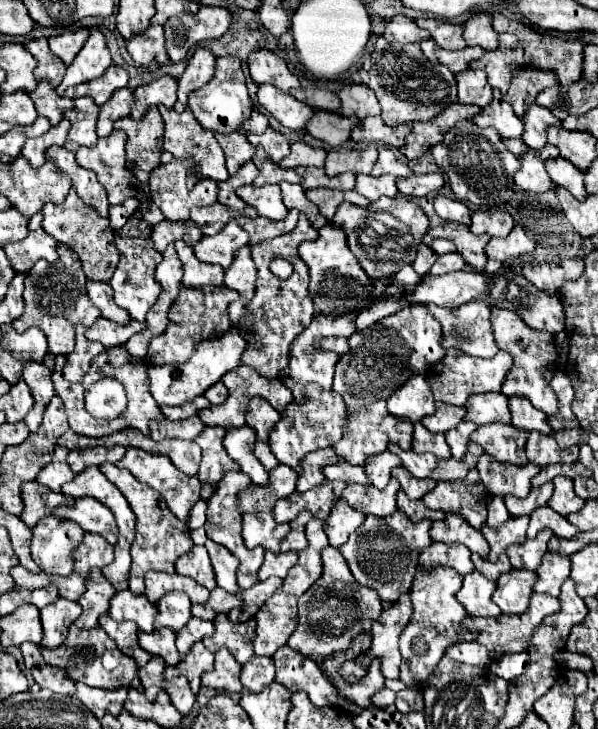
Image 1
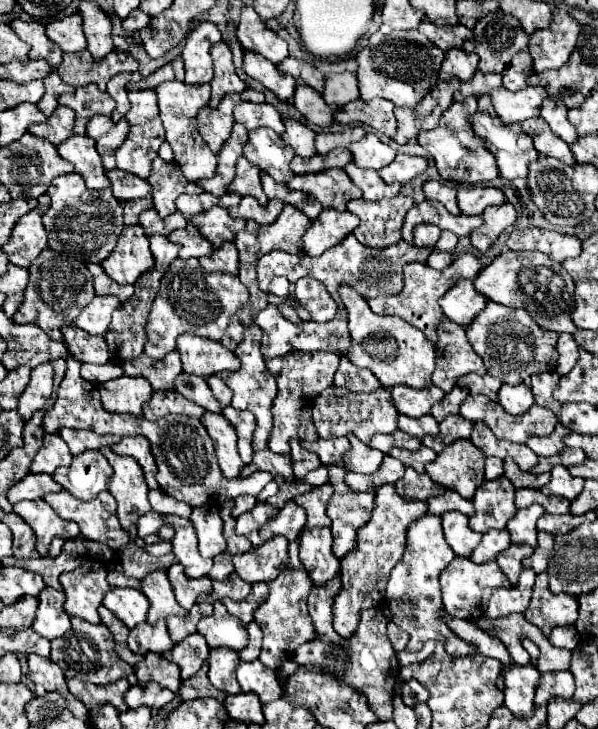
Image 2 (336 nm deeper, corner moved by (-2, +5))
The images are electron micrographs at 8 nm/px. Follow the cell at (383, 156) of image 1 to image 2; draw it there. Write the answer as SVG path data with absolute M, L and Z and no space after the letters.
M369 132L363 140L353 142L349 150L359 168L371 168L371 170L381 170L397 156L397 152L387 144L383 144L373 132Z

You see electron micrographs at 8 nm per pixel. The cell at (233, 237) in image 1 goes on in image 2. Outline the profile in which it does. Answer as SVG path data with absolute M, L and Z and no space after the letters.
M213 206L211 210L197 214L191 218L199 234L207 238L213 244L213 250L217 250L223 242L231 242L239 230L243 230L245 220L243 218L231 218L225 208Z

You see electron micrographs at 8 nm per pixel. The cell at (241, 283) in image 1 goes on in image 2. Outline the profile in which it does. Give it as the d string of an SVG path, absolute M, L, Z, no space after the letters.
M225 242L217 252L213 252L211 256L205 256L199 262L209 274L211 272L227 272L233 276L239 274L239 256L233 242Z

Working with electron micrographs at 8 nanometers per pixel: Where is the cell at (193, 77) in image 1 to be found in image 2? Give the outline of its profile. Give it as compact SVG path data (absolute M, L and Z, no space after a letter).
M201 22L189 36L183 48L185 84L207 84L213 78L213 62L209 50L221 42L221 32L211 22Z

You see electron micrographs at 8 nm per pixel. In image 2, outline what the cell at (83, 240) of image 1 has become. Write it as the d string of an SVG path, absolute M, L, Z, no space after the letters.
M63 174L51 182L47 194L51 196L51 206L43 214L43 226L49 234L49 248L55 252L67 252L85 264L101 264L107 254L115 248L123 224L123 210L107 190L107 198L101 198L101 190L89 190L81 174Z

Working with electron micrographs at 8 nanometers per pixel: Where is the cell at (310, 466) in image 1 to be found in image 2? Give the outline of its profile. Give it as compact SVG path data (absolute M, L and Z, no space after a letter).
M291 440L289 444L291 444L291 458L293 458L293 472L297 480L303 480L309 470L315 470L321 466L319 458L313 452L305 450L299 440Z

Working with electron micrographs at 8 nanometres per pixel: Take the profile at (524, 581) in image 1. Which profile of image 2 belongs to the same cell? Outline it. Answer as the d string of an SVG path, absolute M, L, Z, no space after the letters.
M511 544L507 550L503 550L503 552L497 556L497 564L501 566L503 574L509 578L511 586L515 586L515 582L517 582L521 570L523 570L523 566L521 566L523 558L527 558L527 556L531 556L531 554L533 554L533 548Z

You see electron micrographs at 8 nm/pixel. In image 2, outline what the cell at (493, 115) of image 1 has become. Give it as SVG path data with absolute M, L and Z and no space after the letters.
M477 72L469 82L461 84L461 90L455 92L455 100L463 102L463 98L467 94L473 94L473 96L479 98L483 94L491 94L491 90L497 90L497 88L501 88L501 76L499 74Z

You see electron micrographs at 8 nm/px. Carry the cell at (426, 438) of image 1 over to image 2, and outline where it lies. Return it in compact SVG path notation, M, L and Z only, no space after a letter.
M401 414L397 426L401 432L405 432L409 436L417 436L417 438L439 434L439 424L435 422L435 418L431 414L423 416L423 418L409 418L409 416Z

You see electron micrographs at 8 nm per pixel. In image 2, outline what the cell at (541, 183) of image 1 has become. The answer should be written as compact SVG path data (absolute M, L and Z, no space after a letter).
M475 112L471 118L477 136L485 138L485 146L495 154L503 178L527 178L529 164L539 158L531 136L523 134L519 124L501 124L497 116Z

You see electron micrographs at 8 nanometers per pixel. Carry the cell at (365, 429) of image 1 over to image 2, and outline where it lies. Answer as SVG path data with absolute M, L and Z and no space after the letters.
M331 386L313 406L313 424L321 438L339 438L347 434L355 434L363 444L369 444L373 434L393 434L397 430L399 412L391 402L391 392L387 388L379 388L369 394L357 394L351 390L343 390L343 386Z

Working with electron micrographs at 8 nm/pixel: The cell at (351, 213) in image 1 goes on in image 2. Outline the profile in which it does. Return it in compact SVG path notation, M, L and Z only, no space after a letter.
M395 196L389 200L369 202L351 200L347 210L359 216L361 224L353 230L353 236L369 248L387 248L401 240L401 226L407 210L413 206L413 198Z

